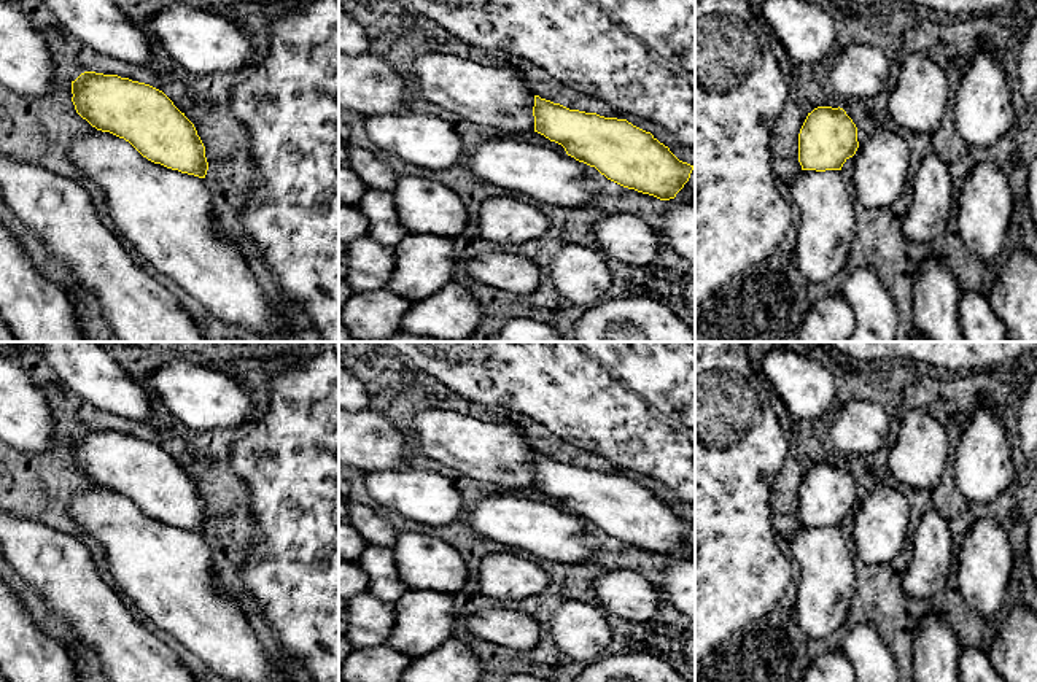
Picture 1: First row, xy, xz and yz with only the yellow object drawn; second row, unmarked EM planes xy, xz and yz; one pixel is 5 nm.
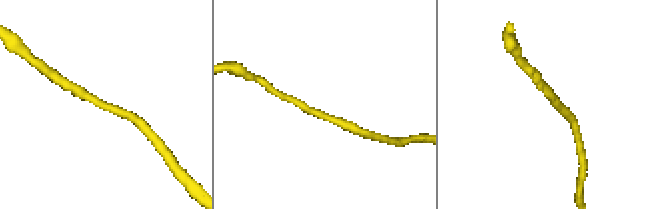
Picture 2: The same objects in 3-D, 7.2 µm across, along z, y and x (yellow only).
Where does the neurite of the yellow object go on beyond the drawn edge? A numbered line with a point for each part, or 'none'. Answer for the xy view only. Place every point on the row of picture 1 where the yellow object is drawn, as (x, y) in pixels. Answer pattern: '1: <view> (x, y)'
none

